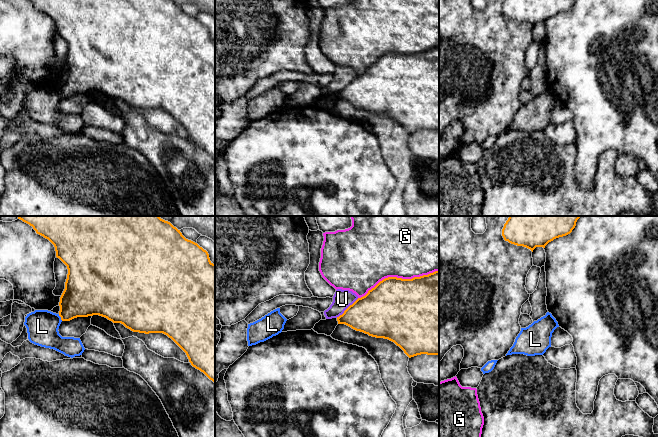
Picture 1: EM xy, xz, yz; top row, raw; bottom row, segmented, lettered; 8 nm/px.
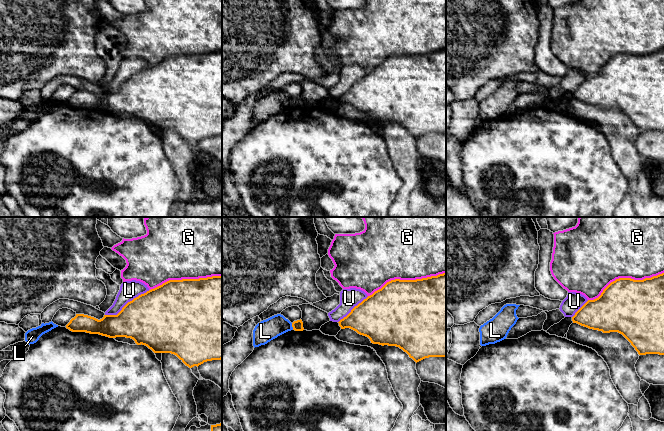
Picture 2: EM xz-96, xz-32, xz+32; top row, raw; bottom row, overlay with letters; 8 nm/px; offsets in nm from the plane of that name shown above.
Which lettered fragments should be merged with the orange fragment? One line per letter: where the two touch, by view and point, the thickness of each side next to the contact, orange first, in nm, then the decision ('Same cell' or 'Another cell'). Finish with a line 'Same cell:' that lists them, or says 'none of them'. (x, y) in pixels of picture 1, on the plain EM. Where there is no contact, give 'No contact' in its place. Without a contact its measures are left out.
G: Touches orange at xz (398, 54). Thickness 500 nm (orange) against 440 nm. Another cell
L: Touches orange at xy (60, 92). Thickness 320 nm (orange) against 260 nm. Another cell
U: Touches orange at xz (347, 84). Thickness 360 nm (orange) against 160 nm. Another cell
Same cell: none of them

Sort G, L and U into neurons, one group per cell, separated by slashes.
G / L / U

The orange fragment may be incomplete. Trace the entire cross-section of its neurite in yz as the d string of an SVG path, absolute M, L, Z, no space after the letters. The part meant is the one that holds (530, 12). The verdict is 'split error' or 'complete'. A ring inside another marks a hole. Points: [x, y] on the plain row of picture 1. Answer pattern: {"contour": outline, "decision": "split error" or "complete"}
{"contour": "M504 0L502 12L505 17L523 22L532 28L536 23L543 23L556 14L572 8L576 0Z", "decision": "complete"}

